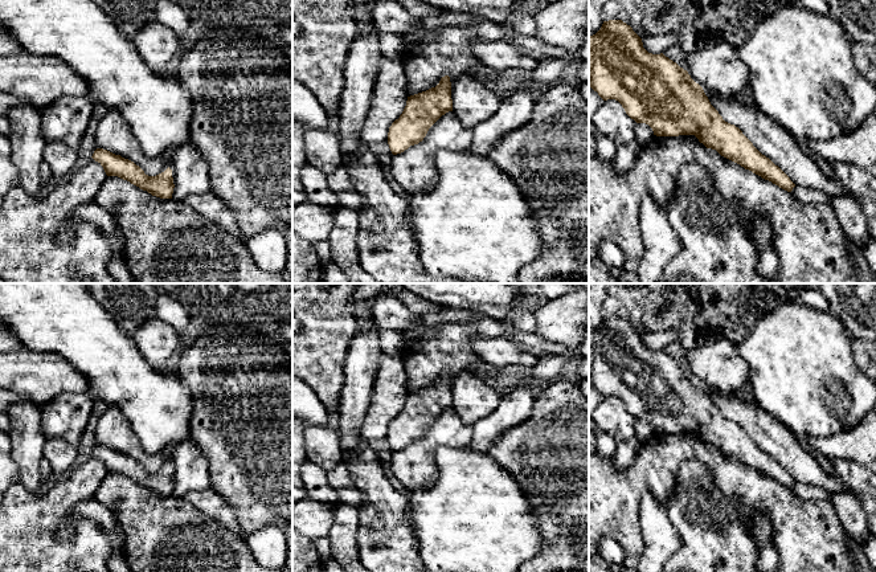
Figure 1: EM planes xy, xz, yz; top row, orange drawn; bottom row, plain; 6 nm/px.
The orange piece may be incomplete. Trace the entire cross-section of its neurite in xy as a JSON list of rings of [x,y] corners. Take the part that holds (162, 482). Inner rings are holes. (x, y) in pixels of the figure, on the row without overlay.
[[[97,445],[91,454],[103,463],[107,473],[127,477],[152,493],[172,495],[175,481],[169,463],[156,473],[148,473],[134,458],[103,445]]]

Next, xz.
[[[449,372],[442,373],[435,384],[408,393],[402,410],[389,424],[388,441],[392,450],[401,450],[422,438],[429,425],[449,408],[453,408]]]

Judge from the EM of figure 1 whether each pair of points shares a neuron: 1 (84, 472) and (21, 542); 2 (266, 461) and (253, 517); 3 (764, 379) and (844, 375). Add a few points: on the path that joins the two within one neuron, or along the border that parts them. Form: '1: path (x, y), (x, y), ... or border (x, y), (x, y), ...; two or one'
1: path (72, 489), (36, 524); one
2: path (266, 474), (266, 486), (257, 503); one
3: path (784, 379), (793, 379), (798, 375), (825, 375); one

